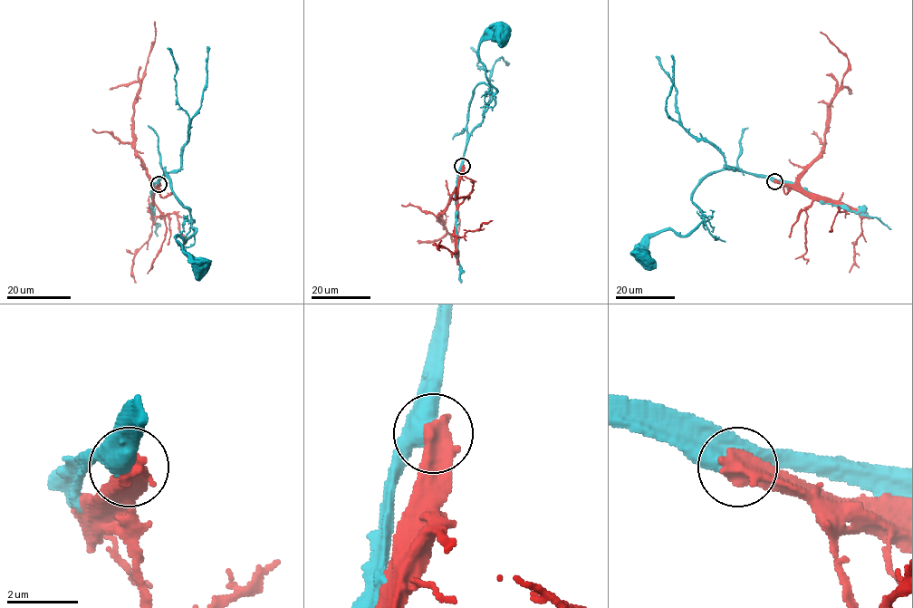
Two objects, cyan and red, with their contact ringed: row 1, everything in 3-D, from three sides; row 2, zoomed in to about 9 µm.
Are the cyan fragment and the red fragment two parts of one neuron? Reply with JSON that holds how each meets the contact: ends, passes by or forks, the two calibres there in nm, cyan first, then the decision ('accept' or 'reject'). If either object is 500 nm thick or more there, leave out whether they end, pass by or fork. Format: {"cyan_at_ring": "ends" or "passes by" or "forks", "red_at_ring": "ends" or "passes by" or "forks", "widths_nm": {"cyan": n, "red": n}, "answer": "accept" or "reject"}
{"widths_nm": {"cyan": 500, "red": 650}, "answer": "reject"}

